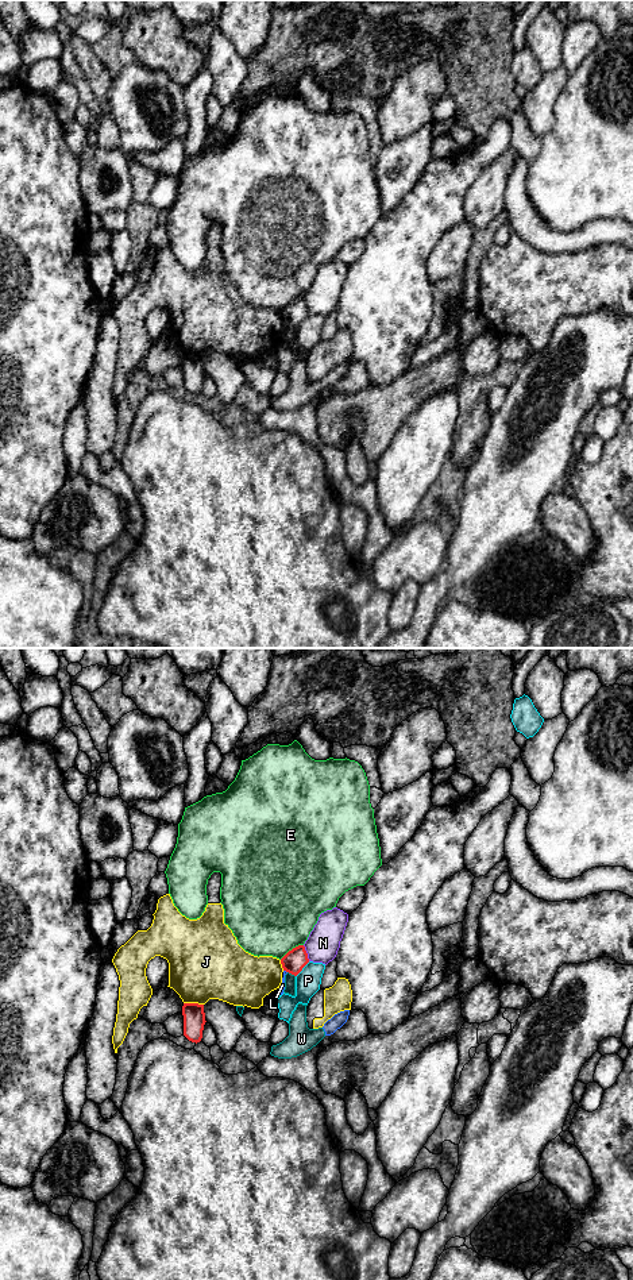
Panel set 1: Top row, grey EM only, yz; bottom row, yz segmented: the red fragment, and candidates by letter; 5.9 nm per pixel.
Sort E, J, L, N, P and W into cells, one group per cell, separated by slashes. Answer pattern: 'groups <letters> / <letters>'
groups E / J / L W / N / P

